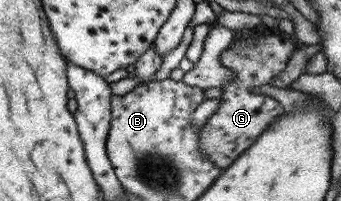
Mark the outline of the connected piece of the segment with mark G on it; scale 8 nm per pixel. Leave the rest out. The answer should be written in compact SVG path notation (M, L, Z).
M260 35L255 40L232 41L220 53L220 64L232 72L234 79L224 83L220 90L220 104L216 111L206 120L198 133L198 150L200 156L210 160L218 170L226 170L232 162L254 144L259 134L262 134L276 118L280 118L285 110L272 97L256 91L258 86L270 84L276 74L284 70L286 62L296 44L290 40L282 40L279 35Z

